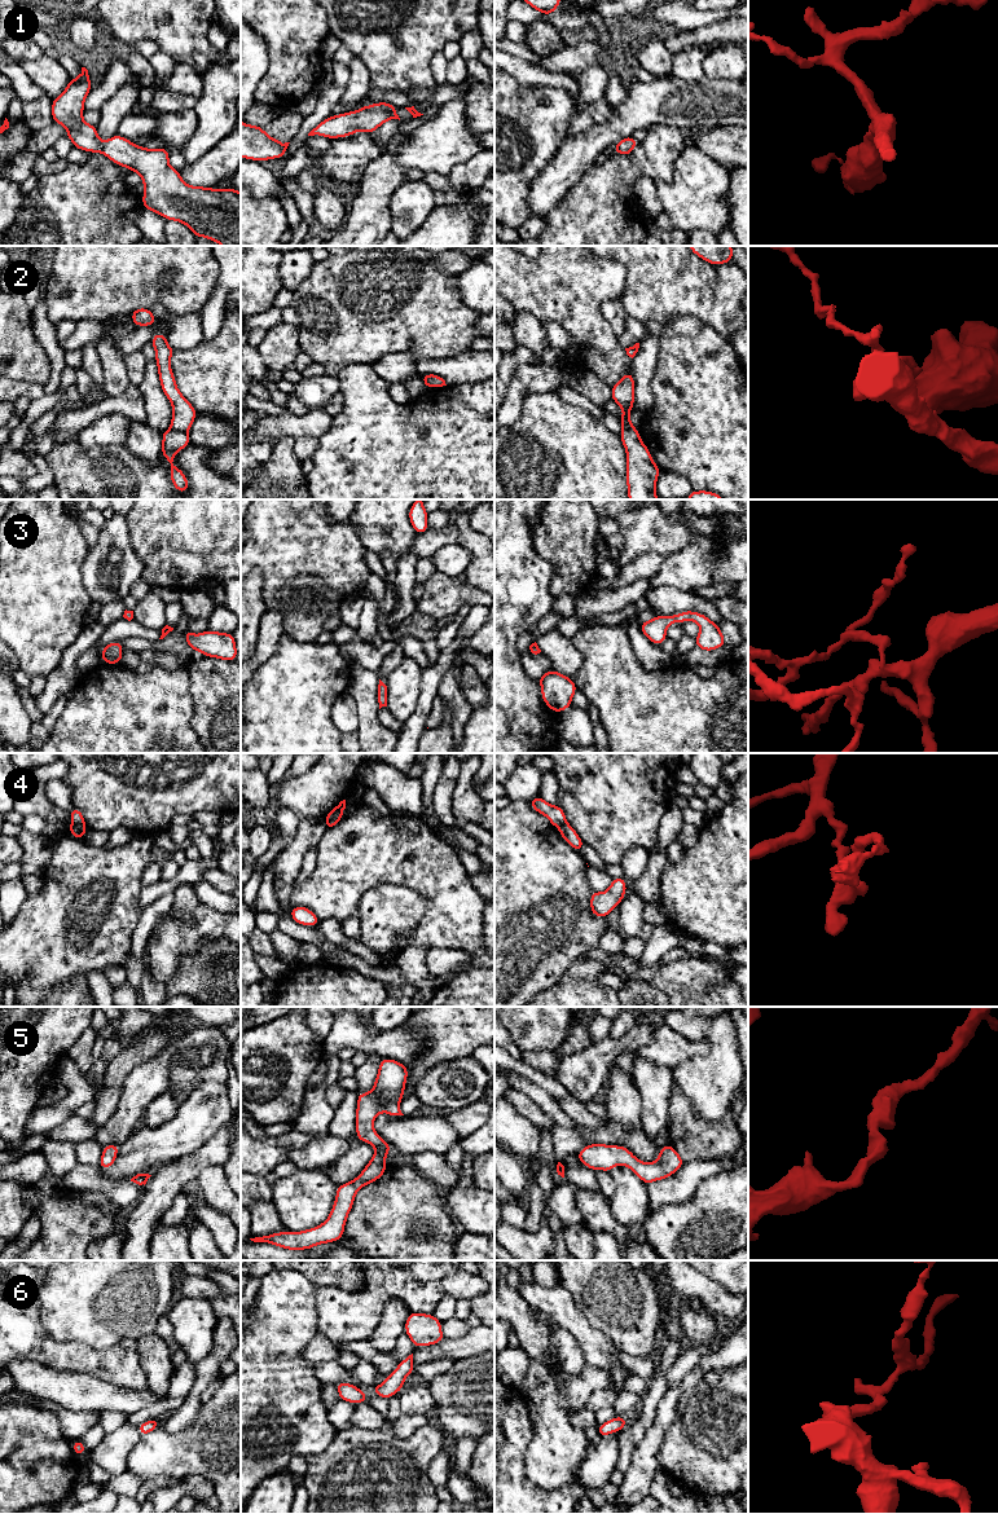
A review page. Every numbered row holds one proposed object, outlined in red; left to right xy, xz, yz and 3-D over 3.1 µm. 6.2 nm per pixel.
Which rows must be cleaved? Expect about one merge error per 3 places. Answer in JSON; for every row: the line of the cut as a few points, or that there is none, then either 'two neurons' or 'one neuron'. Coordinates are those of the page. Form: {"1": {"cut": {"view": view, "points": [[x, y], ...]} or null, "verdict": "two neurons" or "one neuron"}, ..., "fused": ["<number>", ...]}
{"1": {"cut": null, "verdict": "one neuron"}, "2": {"cut": {"view": "xy", "points": [[171, 427], [187, 432]]}, "verdict": "two neurons"}, "3": {"cut": null, "verdict": "one neuron"}, "4": {"cut": {"view": "xy", "points": [[71, 823], [82, 823], [84, 826]]}, "verdict": "two neurons"}, "5": {"cut": null, "verdict": "one neuron"}, "6": {"cut": null, "verdict": "one neuron"}, "fused": ["2", "4"]}

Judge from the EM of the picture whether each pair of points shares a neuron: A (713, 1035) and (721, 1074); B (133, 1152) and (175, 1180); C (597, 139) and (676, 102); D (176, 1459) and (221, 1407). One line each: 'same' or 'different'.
A: same
B: different
C: same
D: same

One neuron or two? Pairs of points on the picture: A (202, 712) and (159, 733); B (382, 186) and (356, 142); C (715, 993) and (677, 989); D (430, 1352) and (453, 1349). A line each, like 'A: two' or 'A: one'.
A: two
B: two
C: one
D: one

